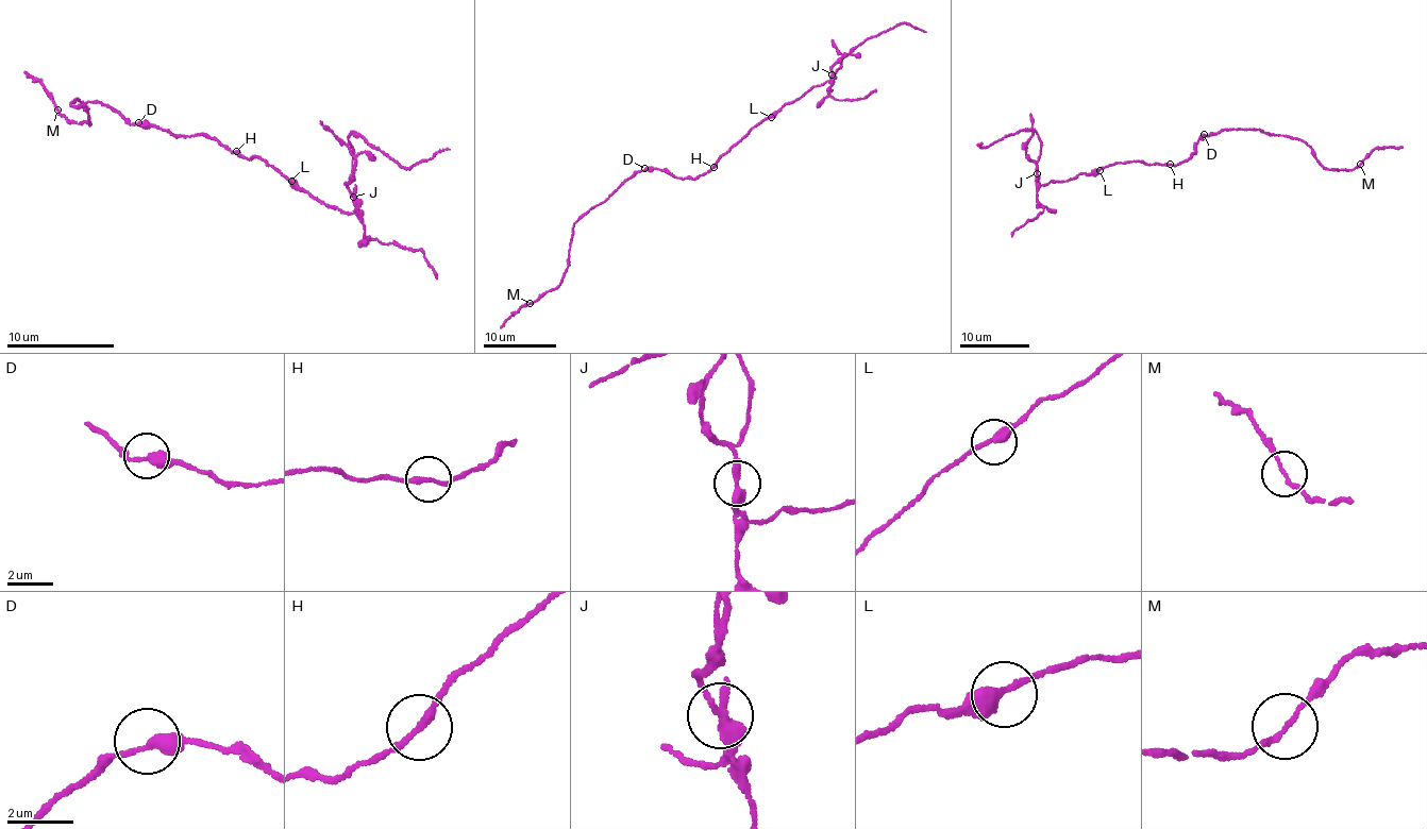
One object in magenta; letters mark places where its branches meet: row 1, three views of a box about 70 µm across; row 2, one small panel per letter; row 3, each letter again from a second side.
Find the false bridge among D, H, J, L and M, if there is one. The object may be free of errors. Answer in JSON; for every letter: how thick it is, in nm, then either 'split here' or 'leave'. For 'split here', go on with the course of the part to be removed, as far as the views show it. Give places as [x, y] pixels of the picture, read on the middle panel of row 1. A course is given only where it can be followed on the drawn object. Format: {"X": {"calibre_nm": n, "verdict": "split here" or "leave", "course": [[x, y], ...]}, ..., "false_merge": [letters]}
{"D": {"calibre_nm": 360, "verdict": "leave"}, "H": {"calibre_nm": 200, "verdict": "leave"}, "J": {"calibre_nm": 360, "verdict": "split here", "course": [[832, 74], [828, 92], [835, 99], [863, 98], [874, 91]]}, "L": {"calibre_nm": 360, "verdict": "leave"}, "M": {"calibre_nm": 140, "verdict": "leave"}, "false_merge": ["J"]}

